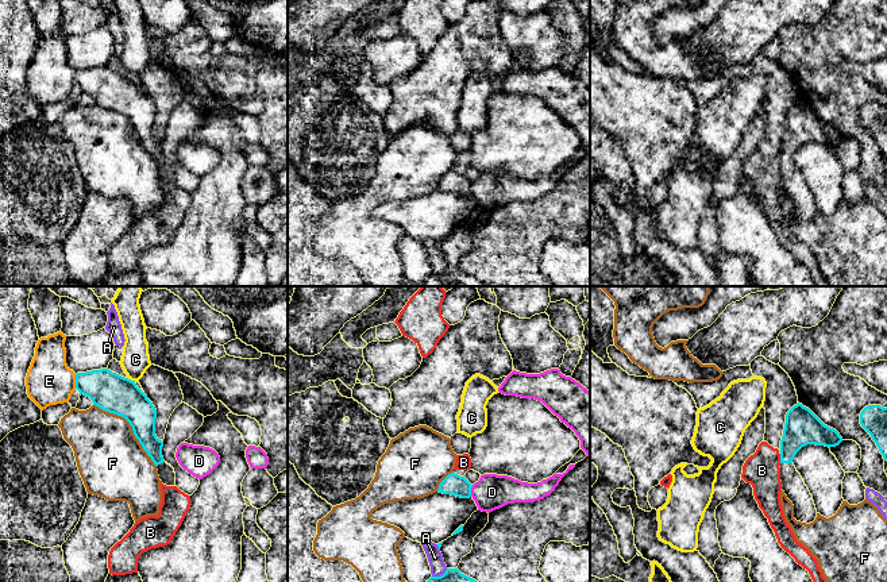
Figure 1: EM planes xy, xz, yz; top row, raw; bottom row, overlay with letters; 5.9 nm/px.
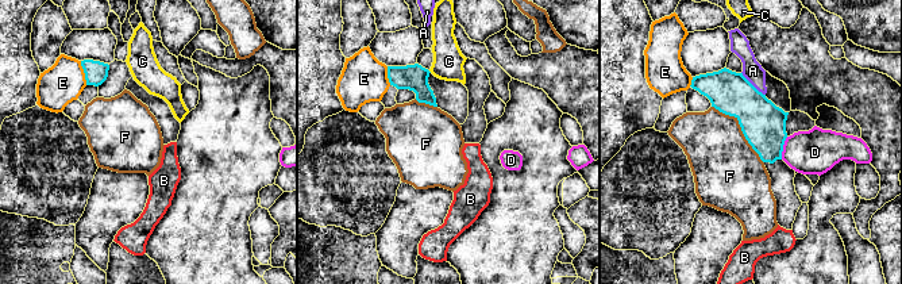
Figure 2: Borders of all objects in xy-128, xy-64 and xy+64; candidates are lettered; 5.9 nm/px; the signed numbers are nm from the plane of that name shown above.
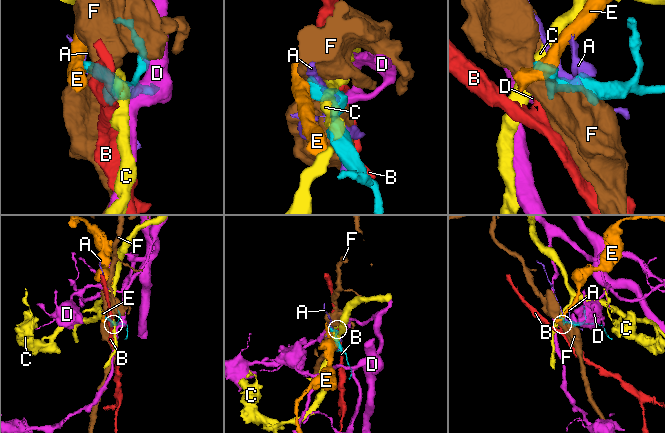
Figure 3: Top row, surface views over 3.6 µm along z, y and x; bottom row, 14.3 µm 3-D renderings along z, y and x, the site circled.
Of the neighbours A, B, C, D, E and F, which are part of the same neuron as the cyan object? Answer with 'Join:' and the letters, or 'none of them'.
Join: none of them

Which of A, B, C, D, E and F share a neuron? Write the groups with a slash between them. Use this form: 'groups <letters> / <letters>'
groups A / B / C / D / E / F

